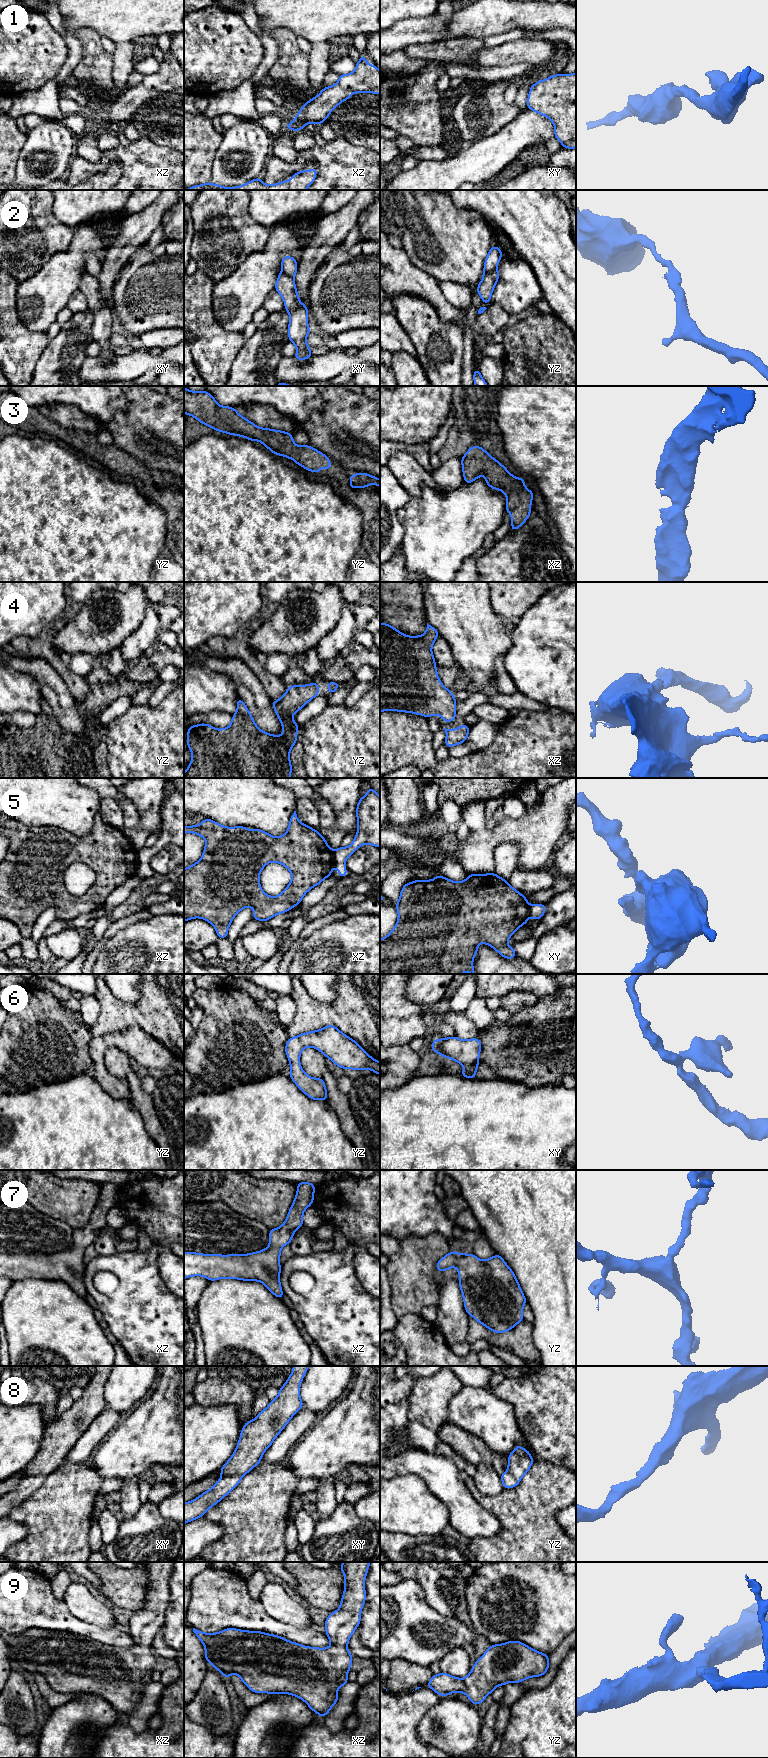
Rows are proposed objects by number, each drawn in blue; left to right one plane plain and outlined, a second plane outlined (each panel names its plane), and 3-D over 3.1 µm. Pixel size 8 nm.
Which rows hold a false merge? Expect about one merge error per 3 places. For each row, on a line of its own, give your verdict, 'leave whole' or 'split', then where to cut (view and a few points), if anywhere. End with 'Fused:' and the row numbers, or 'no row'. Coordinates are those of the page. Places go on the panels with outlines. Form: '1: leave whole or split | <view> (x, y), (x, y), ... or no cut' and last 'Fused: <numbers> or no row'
1: leave whole | no cut
2: split | yz (496, 268), (489, 271), (483, 277)
3: leave whole | no cut
4: leave whole | no cut
5: split | xz (332, 851), (334, 861)
6: leave whole | no cut
7: leave whole | no cut
8: leave whole | no cut
9: leave whole | no cut
Fused: 2, 5

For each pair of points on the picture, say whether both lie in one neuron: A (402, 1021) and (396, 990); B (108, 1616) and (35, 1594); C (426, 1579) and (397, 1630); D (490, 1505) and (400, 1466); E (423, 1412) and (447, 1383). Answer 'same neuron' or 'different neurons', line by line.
A: same neuron
B: different neurons
C: different neurons
D: different neurons
E: same neuron

